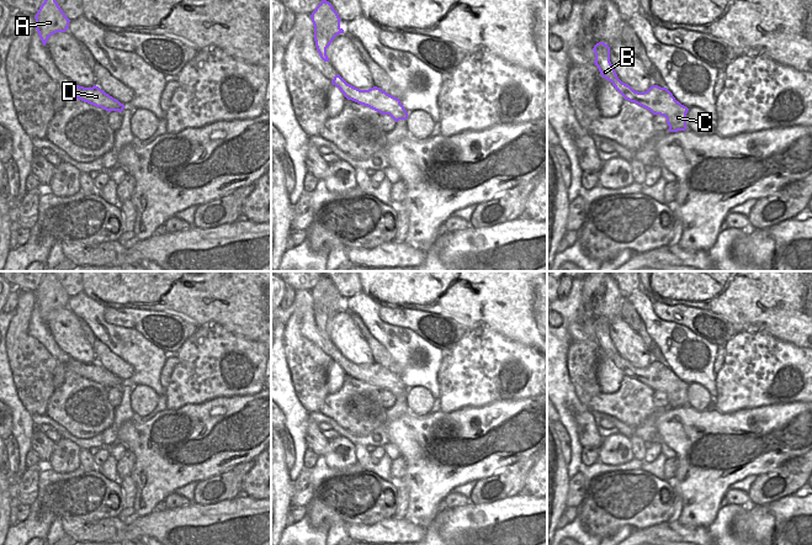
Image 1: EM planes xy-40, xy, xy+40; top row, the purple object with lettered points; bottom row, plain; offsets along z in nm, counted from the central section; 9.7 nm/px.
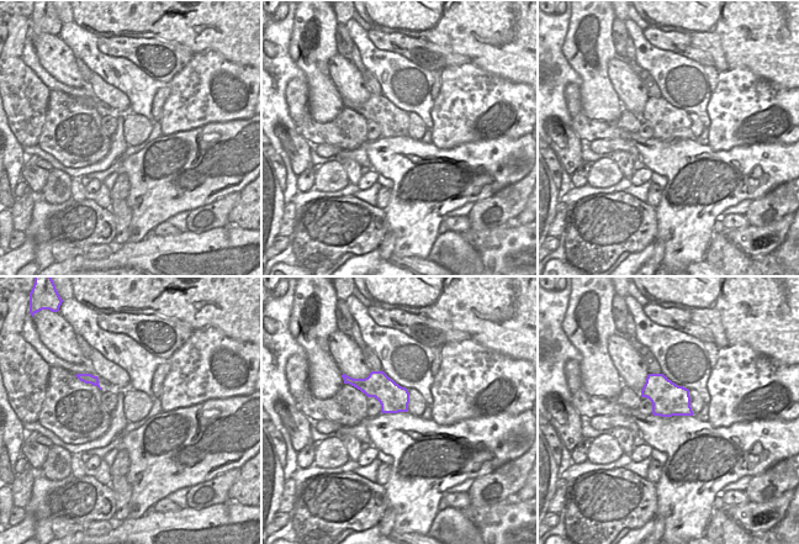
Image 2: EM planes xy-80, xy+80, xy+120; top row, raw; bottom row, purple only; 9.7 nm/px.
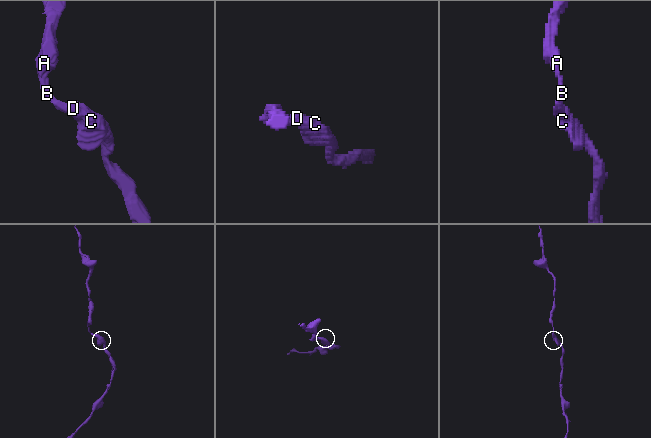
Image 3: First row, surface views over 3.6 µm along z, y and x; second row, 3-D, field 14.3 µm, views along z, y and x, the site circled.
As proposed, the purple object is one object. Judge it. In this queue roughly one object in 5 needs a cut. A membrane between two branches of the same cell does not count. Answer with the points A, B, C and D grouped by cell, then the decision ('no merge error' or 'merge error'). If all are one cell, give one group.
groups A B C D; no merge error

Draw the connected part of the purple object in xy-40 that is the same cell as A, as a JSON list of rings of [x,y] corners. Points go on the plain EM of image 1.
[[[47,271],[35,295],[36,306],[43,322],[52,311],[65,308],[70,298],[52,271]]]

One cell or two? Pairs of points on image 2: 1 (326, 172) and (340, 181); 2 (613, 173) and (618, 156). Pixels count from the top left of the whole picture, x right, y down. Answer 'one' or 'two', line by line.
1: one
2: two

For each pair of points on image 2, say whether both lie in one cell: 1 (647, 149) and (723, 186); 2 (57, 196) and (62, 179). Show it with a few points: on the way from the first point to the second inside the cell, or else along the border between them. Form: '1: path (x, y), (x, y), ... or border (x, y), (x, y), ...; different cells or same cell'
1: path (666, 158), (704, 181); same cell
2: path (57, 193), (58, 183); same cell

